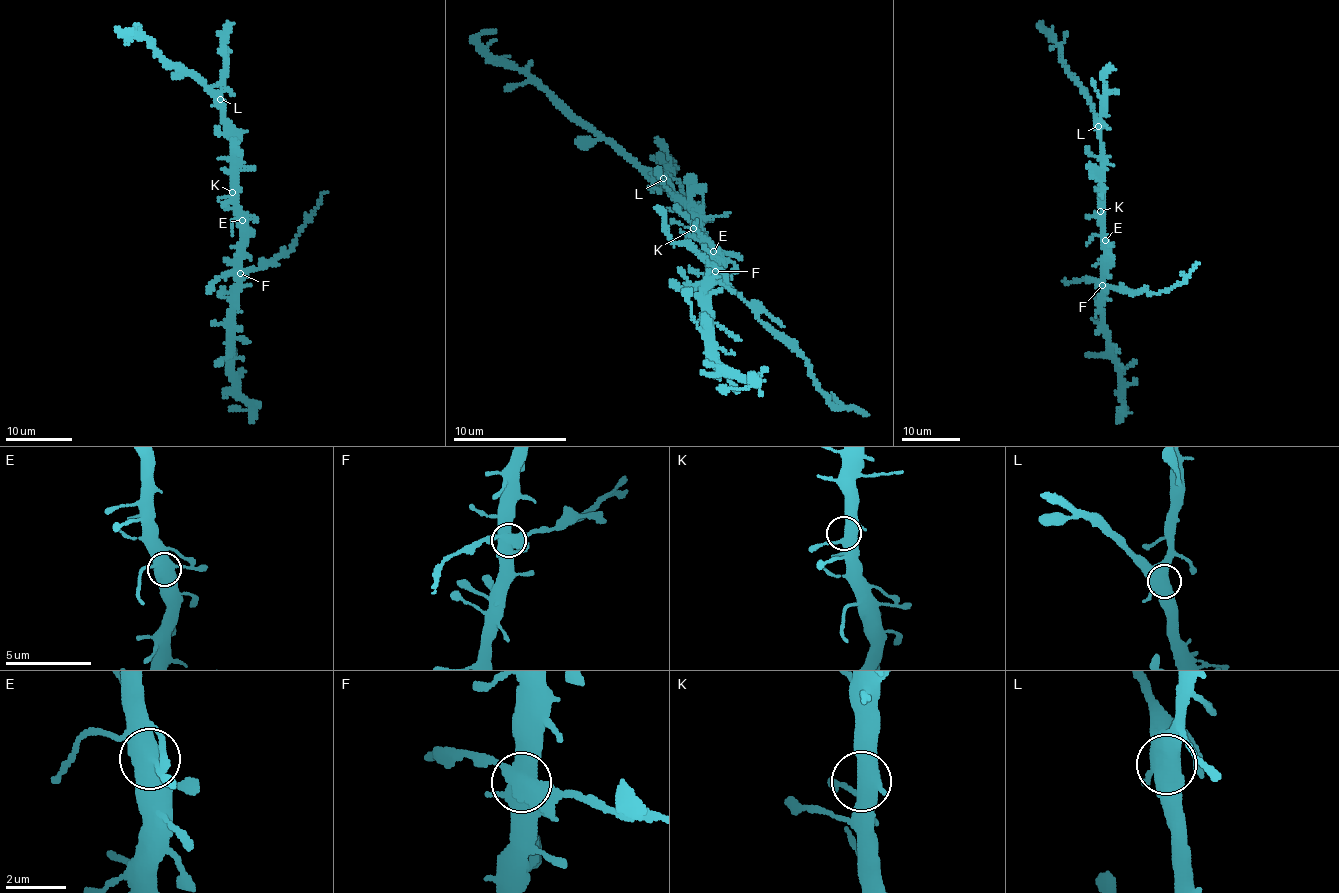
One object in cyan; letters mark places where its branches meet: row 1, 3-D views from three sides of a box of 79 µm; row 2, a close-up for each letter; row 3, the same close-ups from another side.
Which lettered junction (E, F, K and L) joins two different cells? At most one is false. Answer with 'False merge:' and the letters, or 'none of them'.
False merge: F

